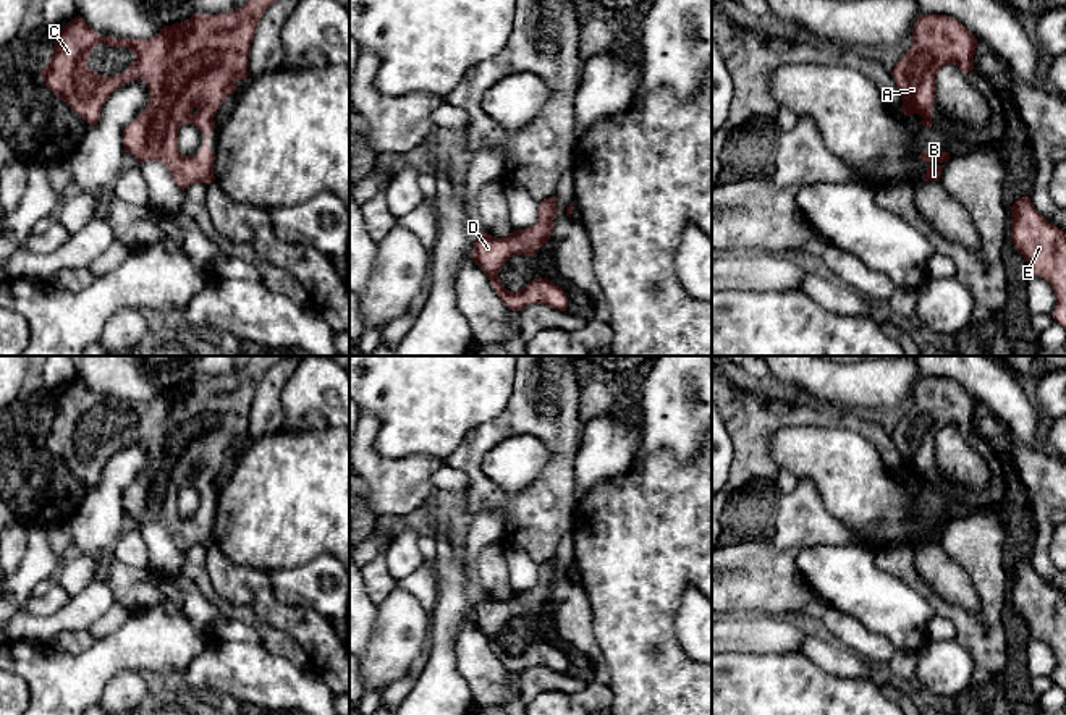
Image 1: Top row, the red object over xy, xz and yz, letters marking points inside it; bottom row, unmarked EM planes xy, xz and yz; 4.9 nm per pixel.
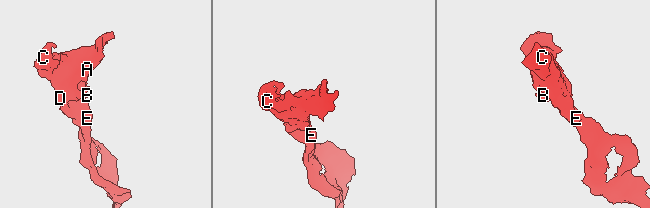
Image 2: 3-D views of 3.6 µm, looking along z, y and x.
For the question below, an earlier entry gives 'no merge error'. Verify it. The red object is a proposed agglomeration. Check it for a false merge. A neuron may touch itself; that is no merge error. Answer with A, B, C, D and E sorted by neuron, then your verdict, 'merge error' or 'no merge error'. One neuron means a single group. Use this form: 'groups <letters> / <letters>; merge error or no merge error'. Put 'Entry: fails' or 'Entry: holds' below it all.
groups A B C D E; no merge error
Entry: holds

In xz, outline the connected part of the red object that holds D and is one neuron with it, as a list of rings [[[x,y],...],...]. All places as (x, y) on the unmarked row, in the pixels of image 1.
[[[548,560],[539,565],[539,582],[524,592],[514,592],[506,600],[493,600],[480,595],[474,605],[472,621],[489,639],[500,663],[510,673],[521,673],[529,666],[540,665],[553,671],[566,673],[566,655],[547,641],[534,641],[531,645],[519,652],[506,652],[498,641],[505,624],[518,616],[534,618],[544,607],[548,607],[556,579],[556,561]]]

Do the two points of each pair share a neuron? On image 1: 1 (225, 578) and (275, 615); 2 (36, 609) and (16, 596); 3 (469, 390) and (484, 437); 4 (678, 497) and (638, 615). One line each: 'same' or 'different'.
1: same
2: different
3: different
4: same

